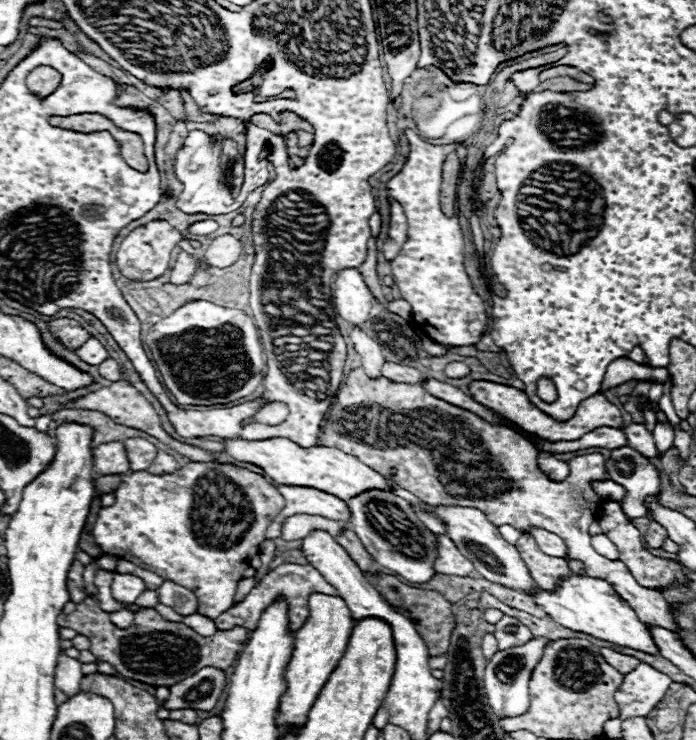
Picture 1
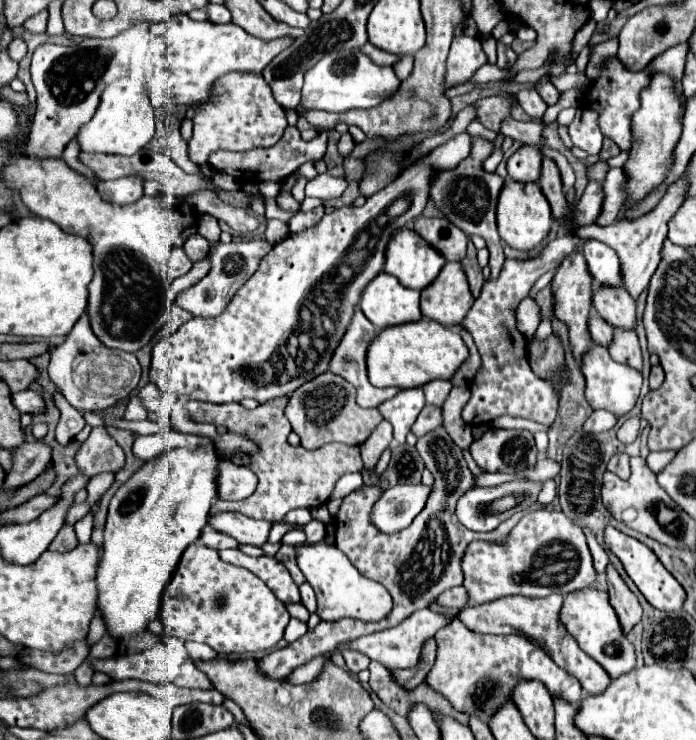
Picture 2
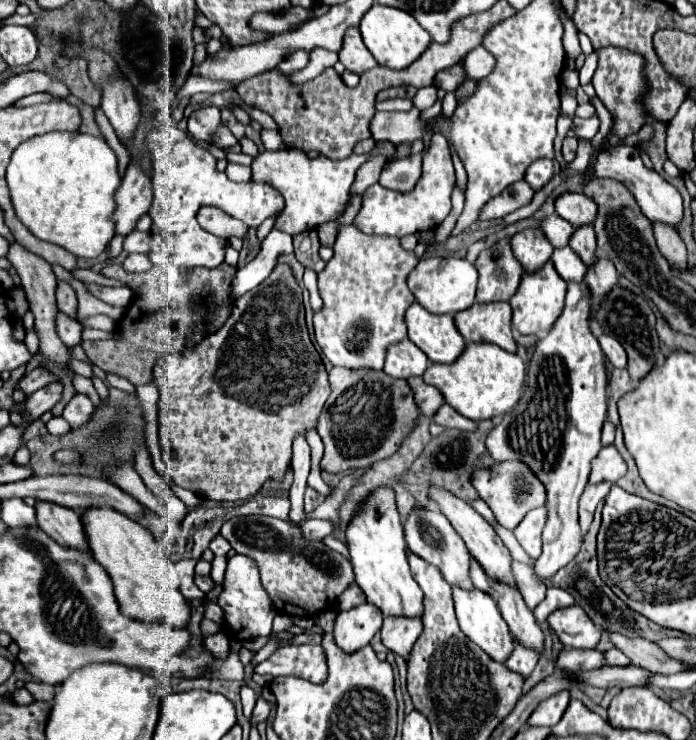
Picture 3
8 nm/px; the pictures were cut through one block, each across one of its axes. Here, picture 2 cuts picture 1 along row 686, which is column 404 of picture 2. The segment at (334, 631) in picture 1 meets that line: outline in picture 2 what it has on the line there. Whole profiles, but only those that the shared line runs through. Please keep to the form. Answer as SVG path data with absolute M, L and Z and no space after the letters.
M380 272L362 292L360 310L376 328L416 322L420 314L420 292L404 288L392 274Z

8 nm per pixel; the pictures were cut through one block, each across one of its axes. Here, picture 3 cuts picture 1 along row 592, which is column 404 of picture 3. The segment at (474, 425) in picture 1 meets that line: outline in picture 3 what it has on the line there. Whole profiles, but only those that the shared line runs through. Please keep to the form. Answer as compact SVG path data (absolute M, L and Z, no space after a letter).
M386 618L382 624L382 644L408 660L414 642L422 632L422 622L418 618Z

